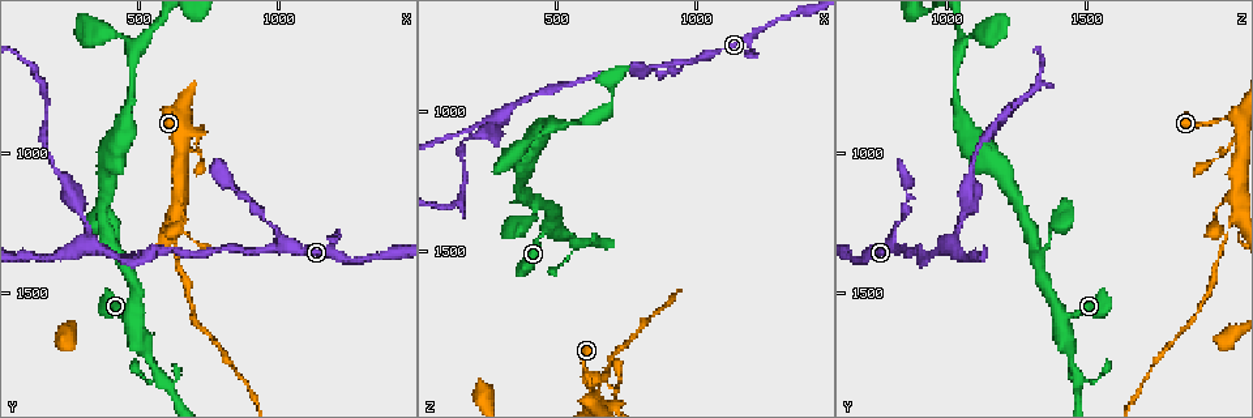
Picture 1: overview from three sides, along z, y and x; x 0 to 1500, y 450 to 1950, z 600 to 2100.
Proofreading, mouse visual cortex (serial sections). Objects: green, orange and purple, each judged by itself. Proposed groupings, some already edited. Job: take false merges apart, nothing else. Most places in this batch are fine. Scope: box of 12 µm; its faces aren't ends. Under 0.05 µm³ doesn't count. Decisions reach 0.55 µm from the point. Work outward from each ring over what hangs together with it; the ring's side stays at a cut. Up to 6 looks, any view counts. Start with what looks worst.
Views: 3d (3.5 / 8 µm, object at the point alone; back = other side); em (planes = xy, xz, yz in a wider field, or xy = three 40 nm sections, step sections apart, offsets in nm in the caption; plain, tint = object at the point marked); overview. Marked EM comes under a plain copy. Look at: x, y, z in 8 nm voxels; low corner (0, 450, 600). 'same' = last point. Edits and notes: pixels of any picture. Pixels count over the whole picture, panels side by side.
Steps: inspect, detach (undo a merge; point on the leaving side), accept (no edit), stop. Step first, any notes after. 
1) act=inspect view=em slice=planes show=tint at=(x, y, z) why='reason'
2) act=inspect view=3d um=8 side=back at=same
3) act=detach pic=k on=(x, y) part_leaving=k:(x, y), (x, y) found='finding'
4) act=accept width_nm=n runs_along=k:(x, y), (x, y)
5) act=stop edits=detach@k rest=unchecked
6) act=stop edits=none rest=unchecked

act=inspect view=3d um=3.5 at=(1020, 1320, 810) why='calibre changes'

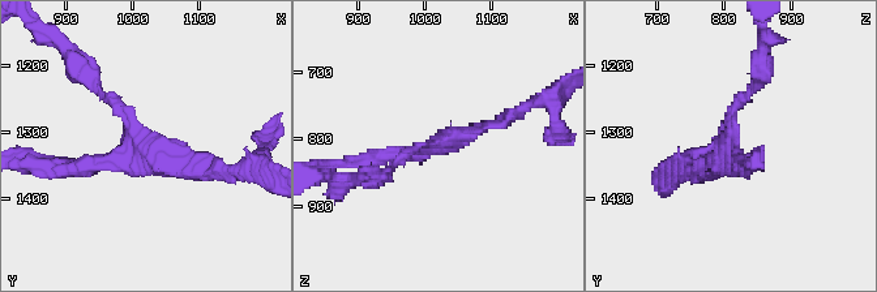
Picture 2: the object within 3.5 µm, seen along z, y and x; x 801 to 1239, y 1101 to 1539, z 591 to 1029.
act=inspect view=em slice=xy step=5 show=tint at=(1020, 1330, 805)

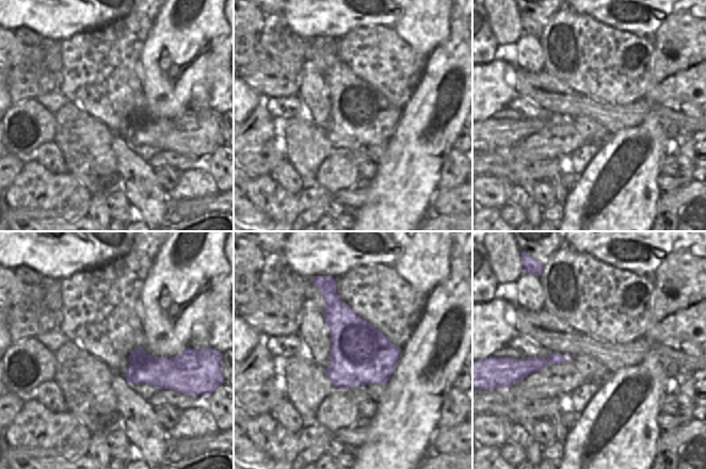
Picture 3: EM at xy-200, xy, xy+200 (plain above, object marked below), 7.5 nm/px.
act=accept arm_widths_nm=100,150,200 runs_along=2:(512, 114), (420, 154), (356, 160) found='all the same cell'

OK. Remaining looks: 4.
act=inspect view=3d um=8 at=(310, 1310, 1010) why='calibre changes'

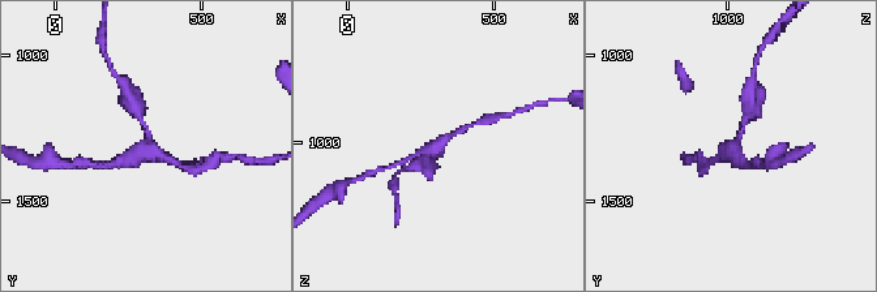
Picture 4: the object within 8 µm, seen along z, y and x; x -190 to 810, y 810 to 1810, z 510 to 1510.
act=inspect view=em slice=planes show=tint at=(310, 1320, 1020) arms=3 arm_widths_nm=150,200,200

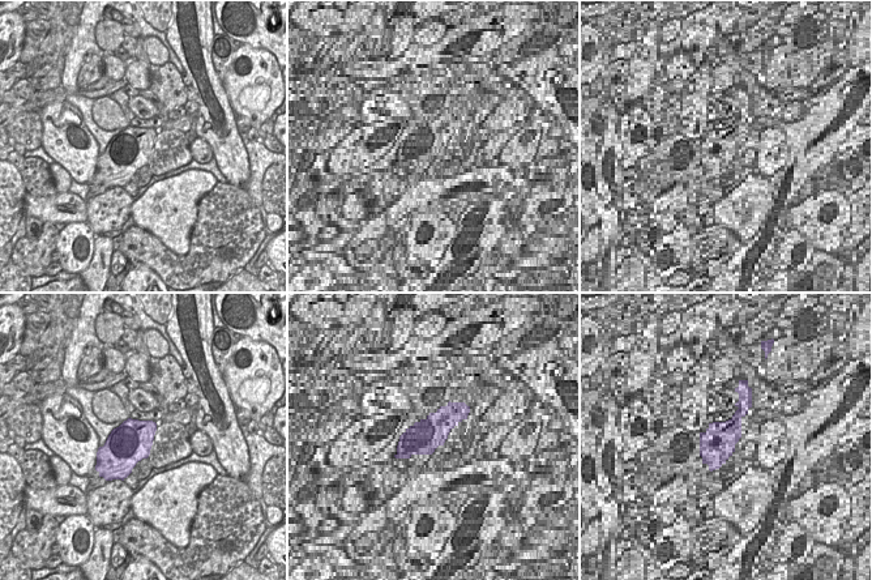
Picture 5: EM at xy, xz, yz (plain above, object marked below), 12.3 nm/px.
act=accept found='continuous, no second cell'

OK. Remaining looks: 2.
act=inspect view=3d um=3.5 at=(480, 610, 1050) why='a fork'

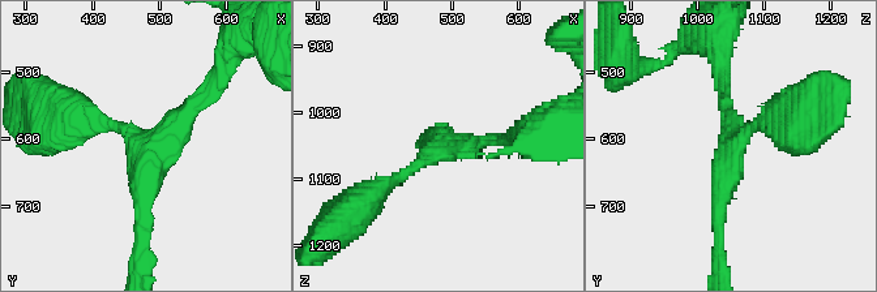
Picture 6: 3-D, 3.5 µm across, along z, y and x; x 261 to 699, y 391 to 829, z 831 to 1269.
act=inspect view=em slice=xy step=3 show=tint at=(490, 620, 1050) arms=3 arm_widths_nm=150,150,200 why='now the EM'

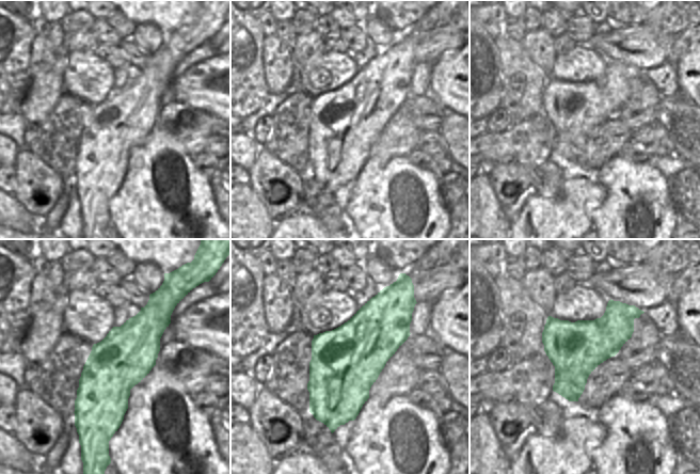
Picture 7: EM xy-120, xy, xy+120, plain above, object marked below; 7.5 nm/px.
act=accept runs_along=6:(140, 233), (152, 149), (84, 112) found='one cell here'

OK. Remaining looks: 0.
act=stop edits=none rest=unchecked

